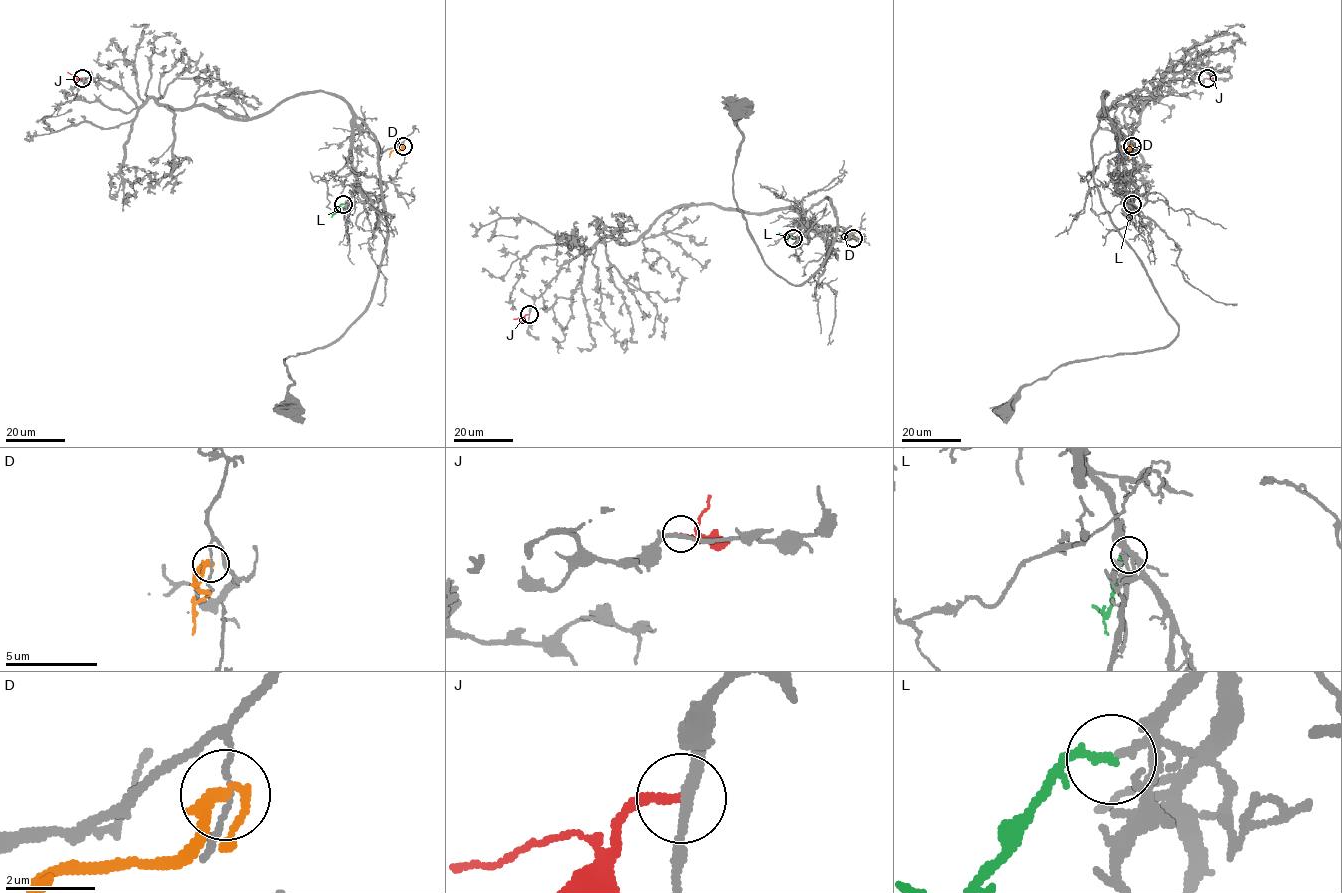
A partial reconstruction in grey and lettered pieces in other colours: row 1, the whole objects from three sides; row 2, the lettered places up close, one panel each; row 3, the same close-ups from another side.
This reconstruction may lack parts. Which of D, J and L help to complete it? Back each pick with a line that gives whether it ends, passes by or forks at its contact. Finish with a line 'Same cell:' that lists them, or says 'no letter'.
L: it ends there
Same cell: L

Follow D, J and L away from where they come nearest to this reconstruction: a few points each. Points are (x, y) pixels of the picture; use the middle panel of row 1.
D: (854, 238), (839, 235)
J: (529, 314), (513, 319)
L: (793, 238), (779, 232)

